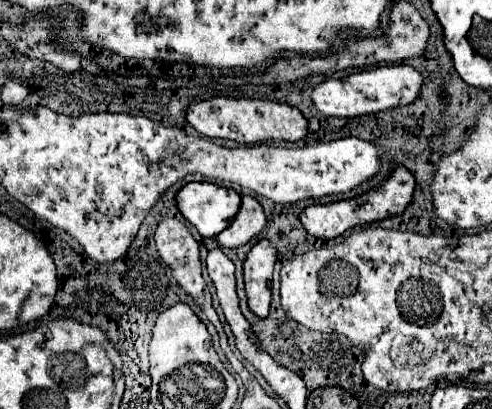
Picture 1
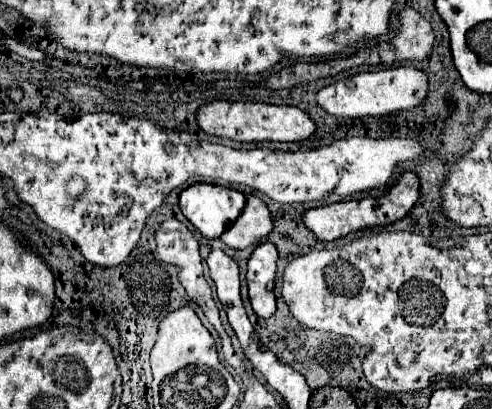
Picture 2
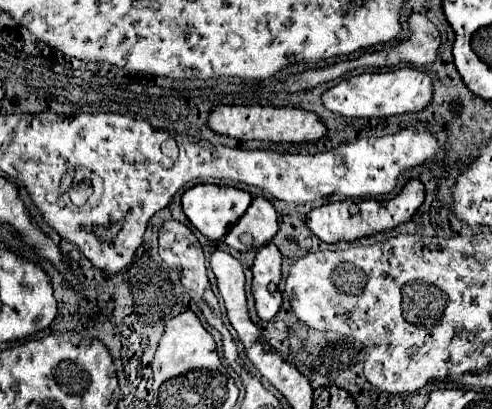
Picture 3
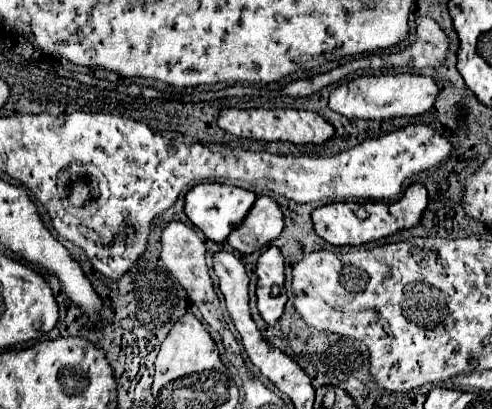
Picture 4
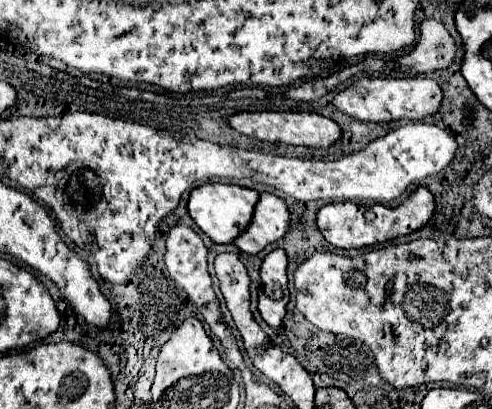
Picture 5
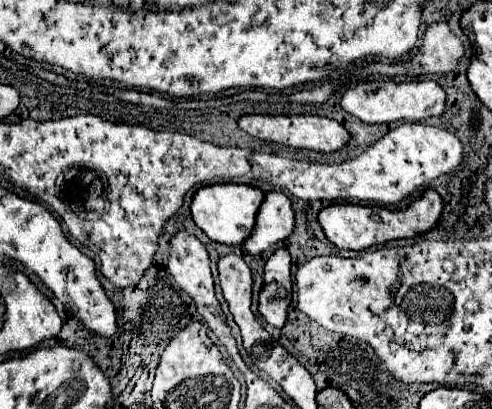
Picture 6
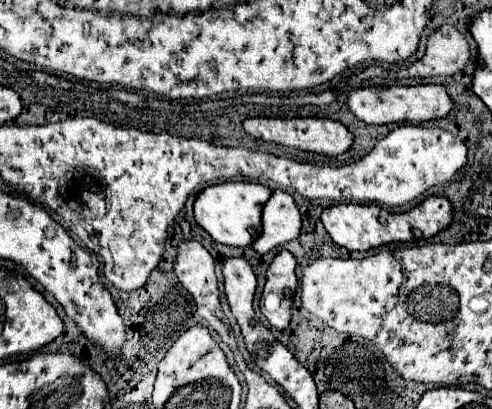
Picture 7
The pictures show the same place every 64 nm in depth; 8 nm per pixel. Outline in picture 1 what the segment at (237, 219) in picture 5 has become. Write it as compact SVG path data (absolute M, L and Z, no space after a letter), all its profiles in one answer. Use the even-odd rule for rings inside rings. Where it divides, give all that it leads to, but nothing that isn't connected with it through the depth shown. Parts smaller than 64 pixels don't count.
M188 182L178 190L176 206L200 236L214 238L240 210L240 194L210 182Z

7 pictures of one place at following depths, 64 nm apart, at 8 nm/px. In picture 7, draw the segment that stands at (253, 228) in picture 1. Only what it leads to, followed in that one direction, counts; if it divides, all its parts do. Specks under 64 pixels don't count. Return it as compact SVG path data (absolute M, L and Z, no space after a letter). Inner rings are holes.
M274 190L262 210L262 232L260 238L252 242L252 248L258 254L266 254L272 248L298 238L300 228L302 220L294 198L282 190Z

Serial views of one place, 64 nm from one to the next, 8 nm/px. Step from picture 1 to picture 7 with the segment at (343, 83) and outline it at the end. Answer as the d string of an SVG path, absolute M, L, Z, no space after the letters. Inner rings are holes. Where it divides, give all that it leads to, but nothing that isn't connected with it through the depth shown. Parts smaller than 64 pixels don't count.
M416 84L416 86L376 86L356 88L348 94L350 112L366 124L396 124L410 122L418 124L424 120L444 118L452 110L452 100L440 84Z

